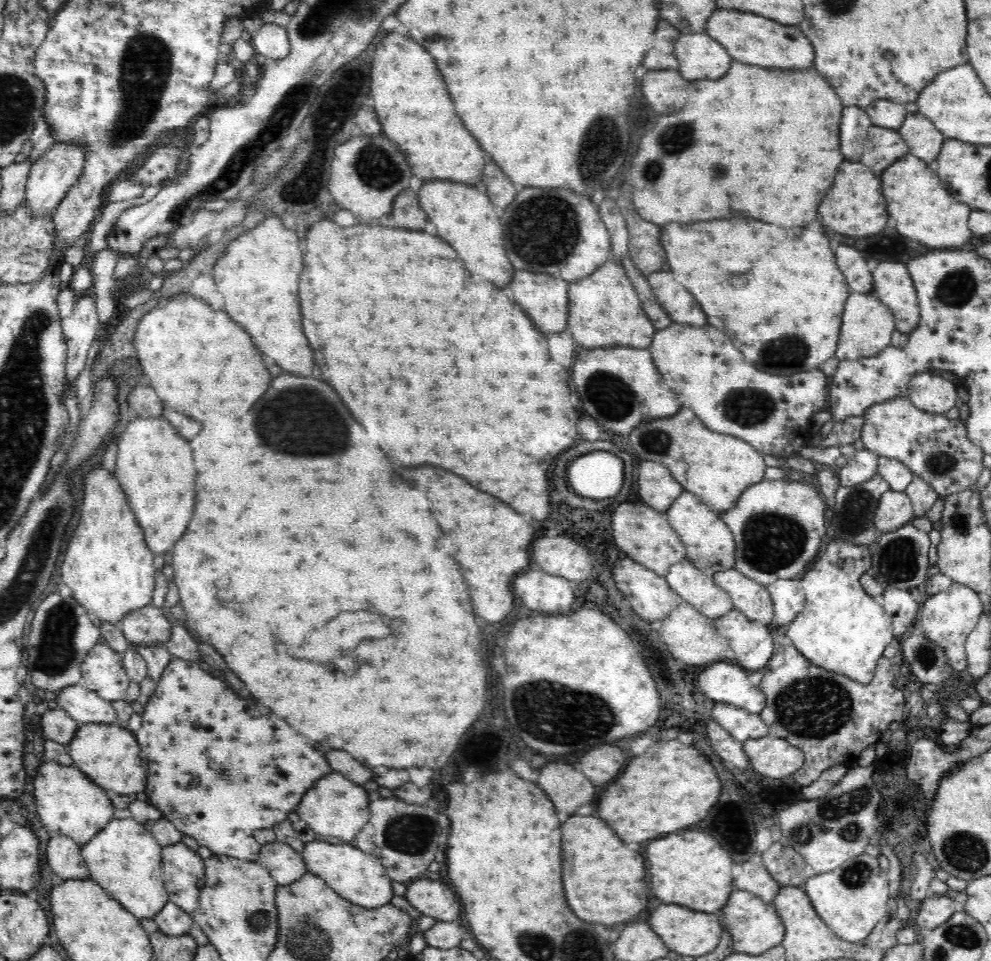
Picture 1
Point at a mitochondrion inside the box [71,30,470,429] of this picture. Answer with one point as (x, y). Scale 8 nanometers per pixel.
(146, 63)

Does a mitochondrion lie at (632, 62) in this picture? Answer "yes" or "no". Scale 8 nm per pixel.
no

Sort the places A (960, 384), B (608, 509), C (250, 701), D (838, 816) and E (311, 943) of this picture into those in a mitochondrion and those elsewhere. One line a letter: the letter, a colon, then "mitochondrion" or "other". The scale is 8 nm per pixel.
A: other
B: other
C: other
D: mitochondrion
E: mitochondrion

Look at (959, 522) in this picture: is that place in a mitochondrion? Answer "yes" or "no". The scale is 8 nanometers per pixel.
yes

